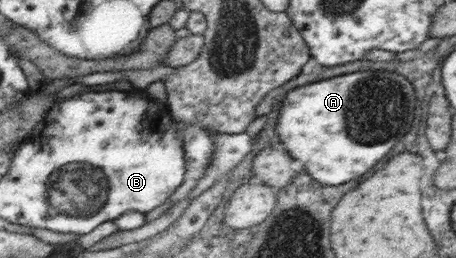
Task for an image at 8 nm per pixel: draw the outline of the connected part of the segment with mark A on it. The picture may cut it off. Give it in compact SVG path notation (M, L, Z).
M365 70L290 89L280 99L274 126L278 147L301 161L303 171L321 185L351 181L369 171L407 133L415 105L412 86L411 77L395 71Z

